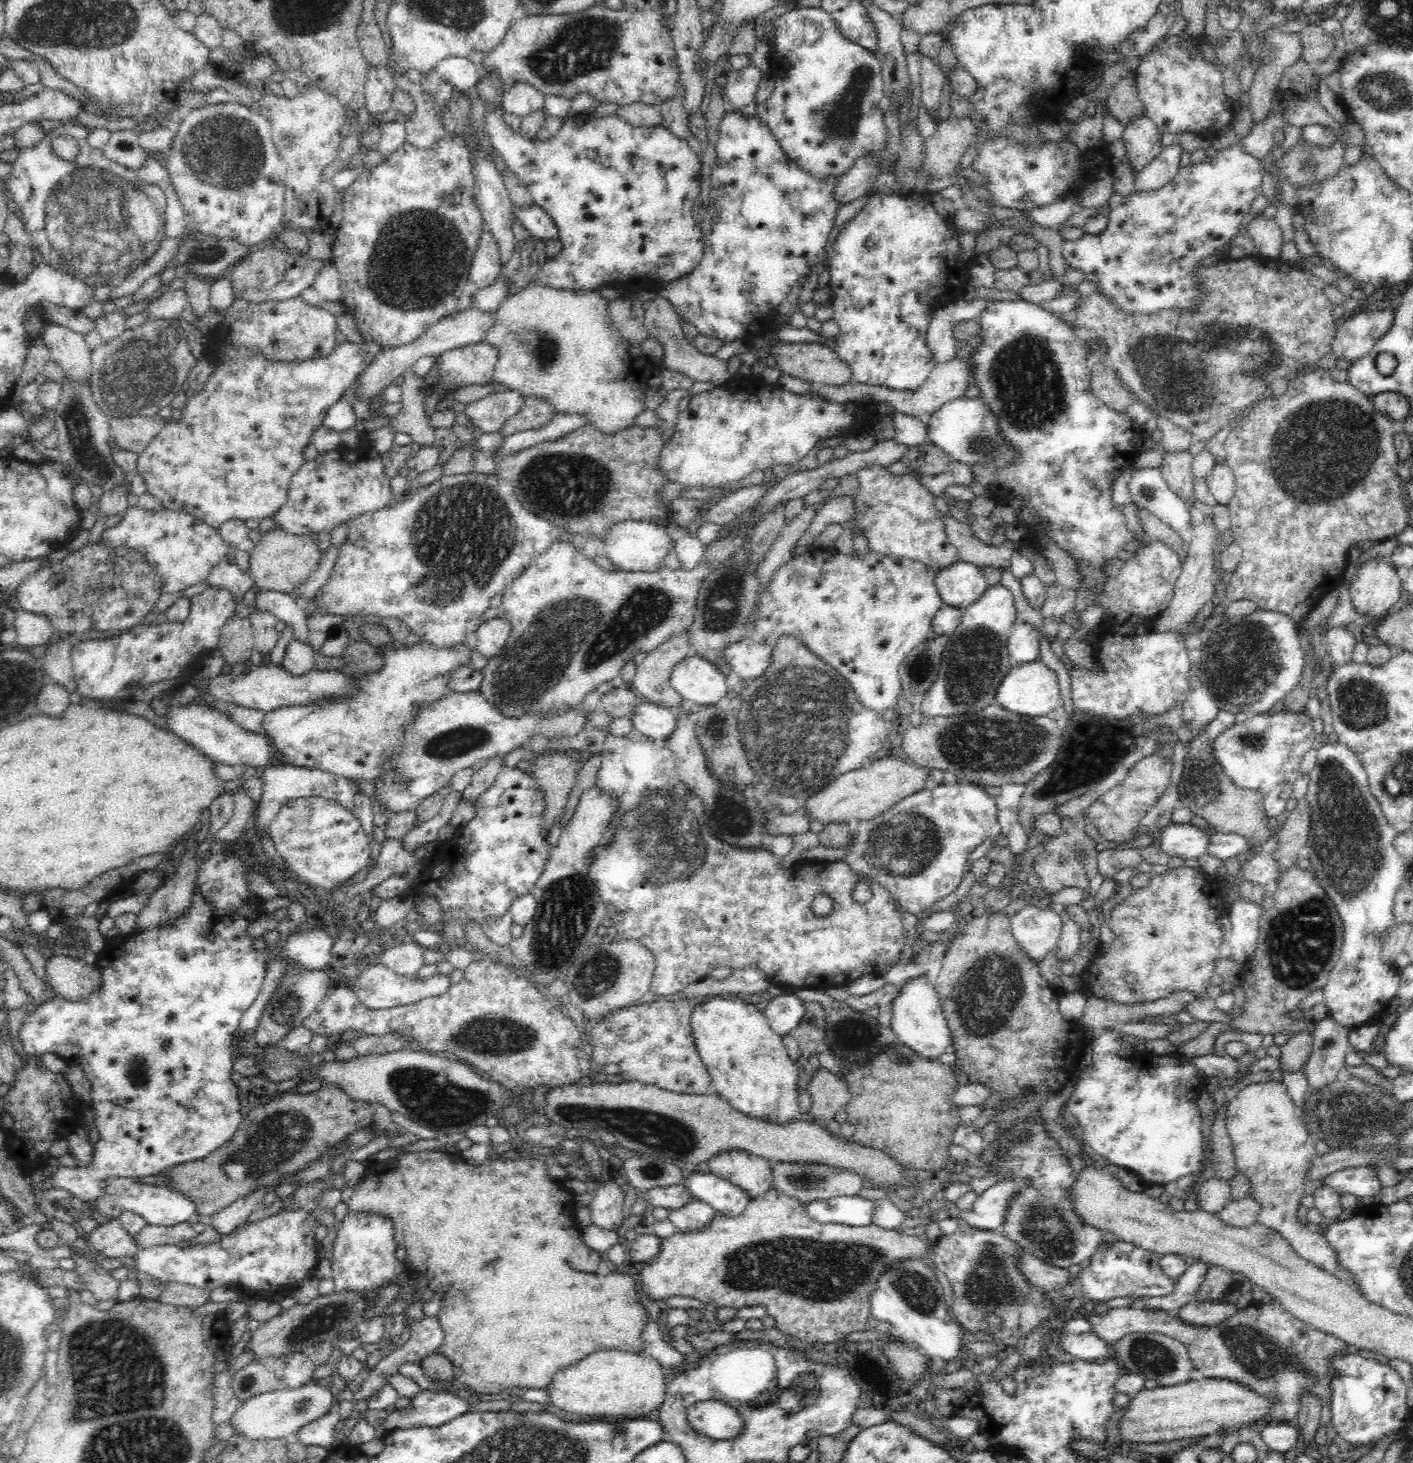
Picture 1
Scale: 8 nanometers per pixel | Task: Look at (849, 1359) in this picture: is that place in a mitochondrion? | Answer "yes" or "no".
no

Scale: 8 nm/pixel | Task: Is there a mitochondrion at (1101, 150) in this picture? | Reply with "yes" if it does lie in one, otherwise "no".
no

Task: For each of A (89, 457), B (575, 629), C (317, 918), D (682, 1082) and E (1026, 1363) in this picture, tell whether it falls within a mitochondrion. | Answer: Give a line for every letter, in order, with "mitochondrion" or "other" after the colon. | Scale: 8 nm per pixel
A: mitochondrion
B: mitochondrion
C: other
D: other
E: other

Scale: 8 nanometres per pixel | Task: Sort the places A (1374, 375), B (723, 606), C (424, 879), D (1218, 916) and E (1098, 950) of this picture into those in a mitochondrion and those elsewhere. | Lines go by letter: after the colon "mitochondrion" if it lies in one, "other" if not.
A: other
B: mitochondrion
C: other
D: other
E: other

